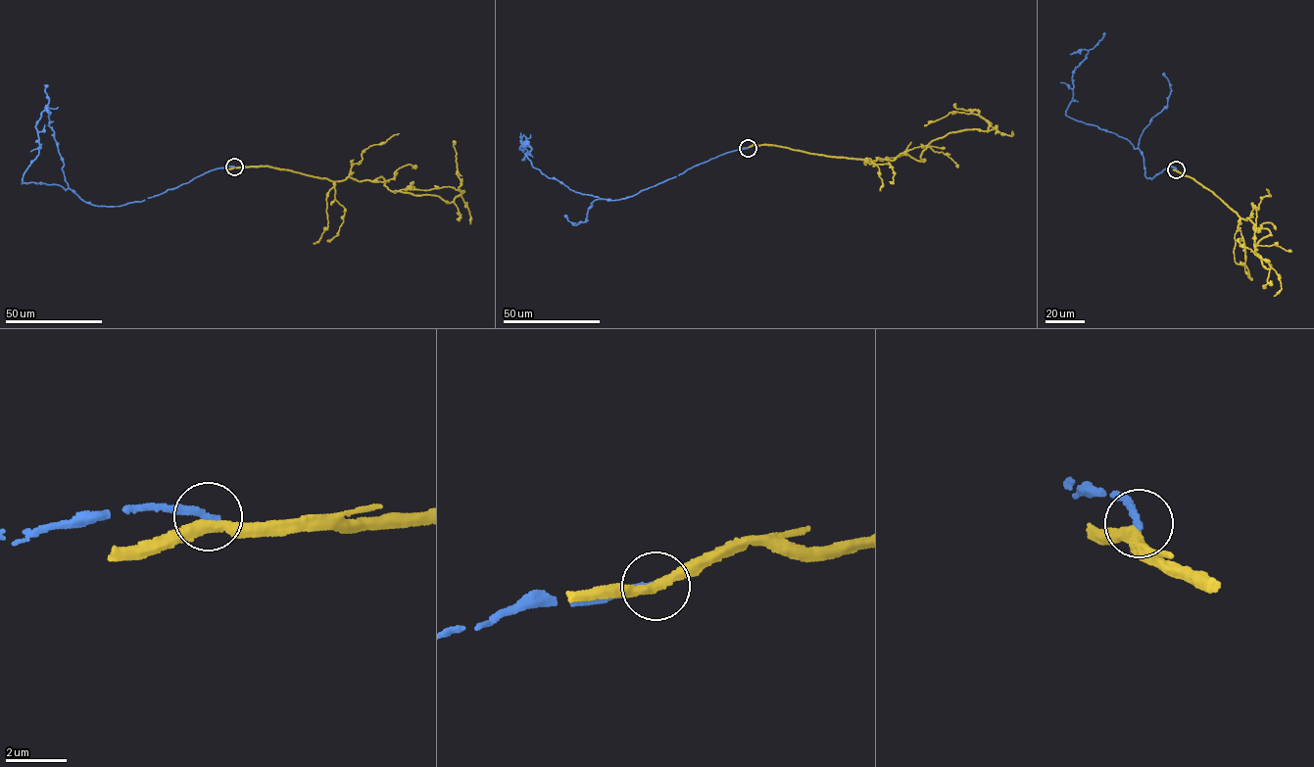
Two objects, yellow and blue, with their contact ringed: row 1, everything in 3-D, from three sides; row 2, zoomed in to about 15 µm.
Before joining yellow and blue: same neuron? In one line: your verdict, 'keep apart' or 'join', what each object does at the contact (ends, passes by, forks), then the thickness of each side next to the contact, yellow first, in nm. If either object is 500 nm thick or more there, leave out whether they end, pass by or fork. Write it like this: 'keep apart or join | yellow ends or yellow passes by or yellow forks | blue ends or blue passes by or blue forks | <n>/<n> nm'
keep apart | yellow passes by | blue ends | 320/240 nm

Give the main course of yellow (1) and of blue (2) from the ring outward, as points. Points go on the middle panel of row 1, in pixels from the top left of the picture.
1: (748, 148), (870, 161), (906, 153), (920, 161), (931, 142), (989, 124), (957, 112), (925, 126)
2: (748, 147), (614, 200), (548, 177), (534, 167), (524, 154), (531, 148), (524, 144), (523, 159)

